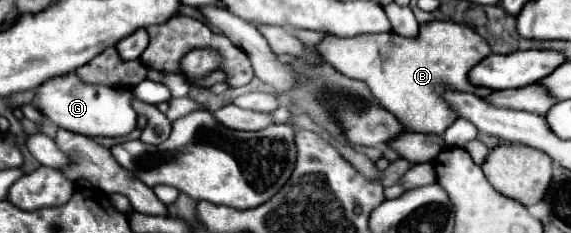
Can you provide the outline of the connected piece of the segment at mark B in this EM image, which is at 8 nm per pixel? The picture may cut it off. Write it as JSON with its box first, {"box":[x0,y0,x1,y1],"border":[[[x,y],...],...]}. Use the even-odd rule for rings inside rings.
{"box":[317,23,493,135],"border":[[[421,23],[417,37],[403,37],[393,31],[357,35],[351,39],[327,35],[317,43],[317,53],[345,77],[365,81],[377,101],[397,115],[407,131],[443,135],[443,131],[457,119],[457,111],[443,99],[449,89],[473,93],[479,99],[493,93],[493,89],[481,89],[469,81],[469,71],[491,53],[491,47],[465,23]]]}

